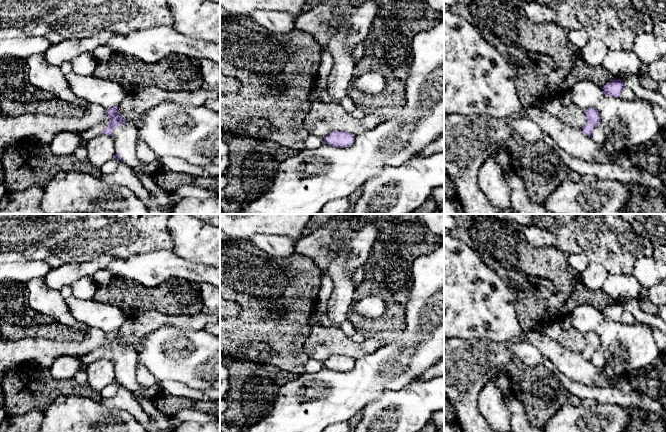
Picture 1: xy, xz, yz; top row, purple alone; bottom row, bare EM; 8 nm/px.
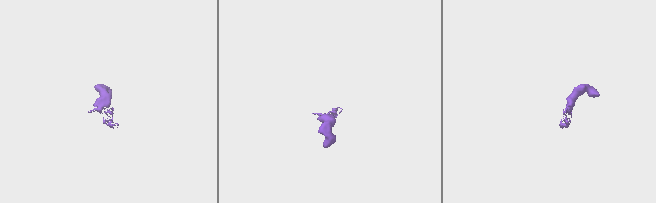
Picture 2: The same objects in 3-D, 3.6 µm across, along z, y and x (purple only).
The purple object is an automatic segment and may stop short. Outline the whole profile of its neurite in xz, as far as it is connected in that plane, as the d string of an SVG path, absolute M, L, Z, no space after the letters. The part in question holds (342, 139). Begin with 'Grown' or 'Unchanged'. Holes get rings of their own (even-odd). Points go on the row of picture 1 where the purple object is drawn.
Unchanged. M331 131L324 142L332 147L347 148L355 142L355 135L345 131Z

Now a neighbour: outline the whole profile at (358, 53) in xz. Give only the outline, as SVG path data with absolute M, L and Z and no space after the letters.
M361 42L353 50L354 65L356 65L363 58L363 56L364 56L364 43Z

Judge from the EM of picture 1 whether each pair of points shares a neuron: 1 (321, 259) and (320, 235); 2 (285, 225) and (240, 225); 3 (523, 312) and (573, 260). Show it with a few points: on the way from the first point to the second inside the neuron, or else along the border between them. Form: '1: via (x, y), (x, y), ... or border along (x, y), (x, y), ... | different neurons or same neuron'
1: via (321, 253), (320, 241) | same neuron
2: via (274, 225), (251, 225) | same neuron
3: border along (568, 255), (569, 269), (577, 277) | different neurons

